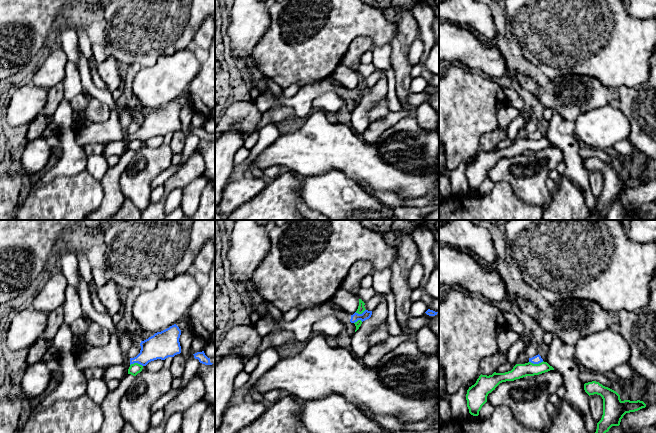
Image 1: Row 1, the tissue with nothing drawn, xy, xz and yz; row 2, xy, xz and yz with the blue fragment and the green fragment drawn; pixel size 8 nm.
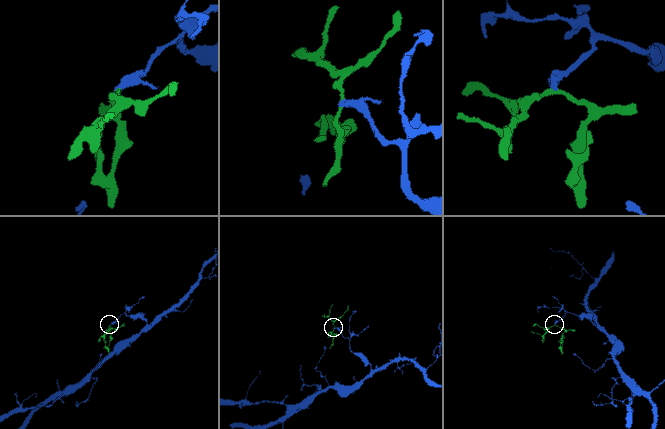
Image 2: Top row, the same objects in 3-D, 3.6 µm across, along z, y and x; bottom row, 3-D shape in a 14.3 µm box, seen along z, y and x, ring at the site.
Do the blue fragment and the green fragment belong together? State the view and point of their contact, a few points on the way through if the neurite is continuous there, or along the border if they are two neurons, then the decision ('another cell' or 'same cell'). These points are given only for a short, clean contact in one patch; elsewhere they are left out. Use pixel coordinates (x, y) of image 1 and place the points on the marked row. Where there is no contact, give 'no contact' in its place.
contact yz (536, 363); border yz (543, 361), (538, 363), (529, 362); another cell

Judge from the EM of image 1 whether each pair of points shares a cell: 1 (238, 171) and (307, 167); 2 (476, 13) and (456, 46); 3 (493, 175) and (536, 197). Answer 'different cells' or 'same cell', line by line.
1: different cells
2: different cells
3: same cell

